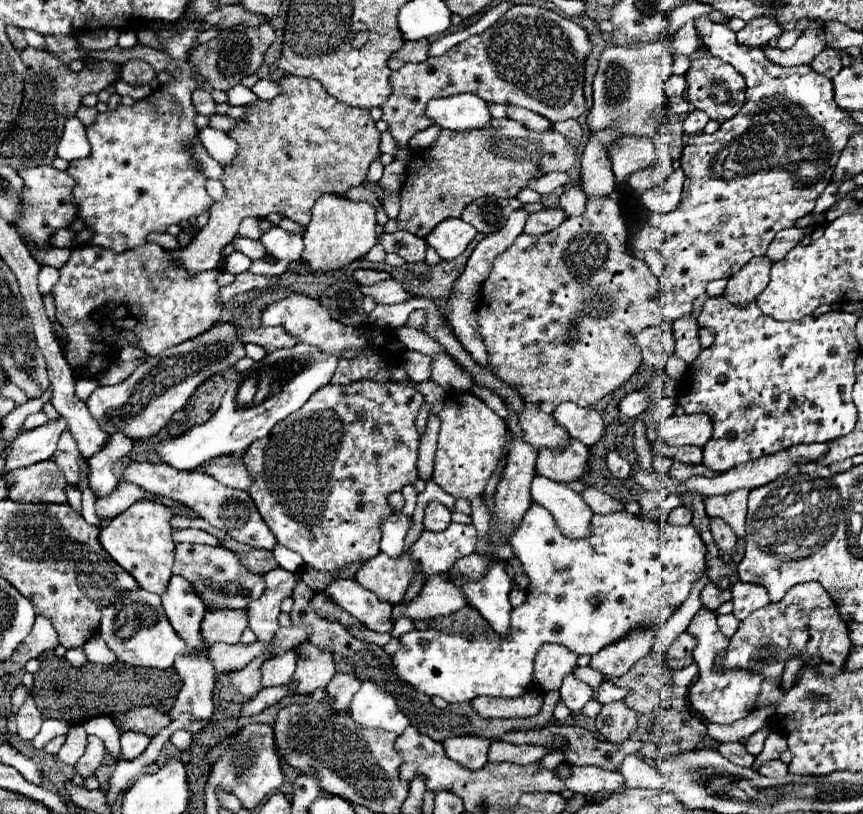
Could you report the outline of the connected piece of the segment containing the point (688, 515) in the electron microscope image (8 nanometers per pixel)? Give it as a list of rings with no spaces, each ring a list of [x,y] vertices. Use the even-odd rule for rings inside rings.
[[[678,506],[670,512],[670,518],[668,518],[670,524],[678,524],[678,526],[684,526],[684,524],[690,524],[692,522],[692,512],[686,508],[686,506]]]

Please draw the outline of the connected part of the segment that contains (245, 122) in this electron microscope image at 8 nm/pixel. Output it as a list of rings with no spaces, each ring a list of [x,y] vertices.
[[[284,76],[278,80],[278,86],[282,94],[278,94],[268,102],[256,100],[248,104],[246,114],[236,120],[232,130],[228,130],[228,136],[238,142],[238,152],[236,152],[236,162],[232,162],[232,166],[224,166],[224,174],[220,178],[226,196],[220,202],[212,204],[210,220],[194,236],[194,240],[186,248],[178,248],[174,252],[174,256],[180,258],[184,266],[190,270],[190,274],[216,268],[222,262],[222,250],[226,244],[230,244],[236,238],[242,218],[246,216],[266,218],[268,214],[278,212],[282,216],[296,220],[302,226],[308,226],[310,210],[318,194],[346,196],[346,192],[352,186],[364,182],[368,166],[380,158],[380,150],[378,150],[380,132],[376,130],[368,110],[342,104],[340,100],[332,98],[322,88],[320,82],[310,78]]]

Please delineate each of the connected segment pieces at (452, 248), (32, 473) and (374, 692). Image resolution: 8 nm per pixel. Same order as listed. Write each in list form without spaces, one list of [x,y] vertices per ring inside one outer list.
[[[446,218],[424,240],[438,252],[442,260],[458,258],[474,240],[476,228],[460,218]]]
[[[52,460],[20,468],[10,474],[16,484],[8,490],[10,500],[18,502],[46,502],[64,504],[66,502],[66,480],[64,472]]]
[[[362,682],[360,690],[354,694],[350,712],[352,718],[366,728],[384,728],[400,734],[410,724],[395,696],[374,682]]]

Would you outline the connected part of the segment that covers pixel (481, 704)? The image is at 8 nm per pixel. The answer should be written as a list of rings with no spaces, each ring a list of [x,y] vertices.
[[[526,690],[520,698],[488,698],[480,696],[472,700],[474,710],[482,718],[530,718],[540,712],[544,696]]]

